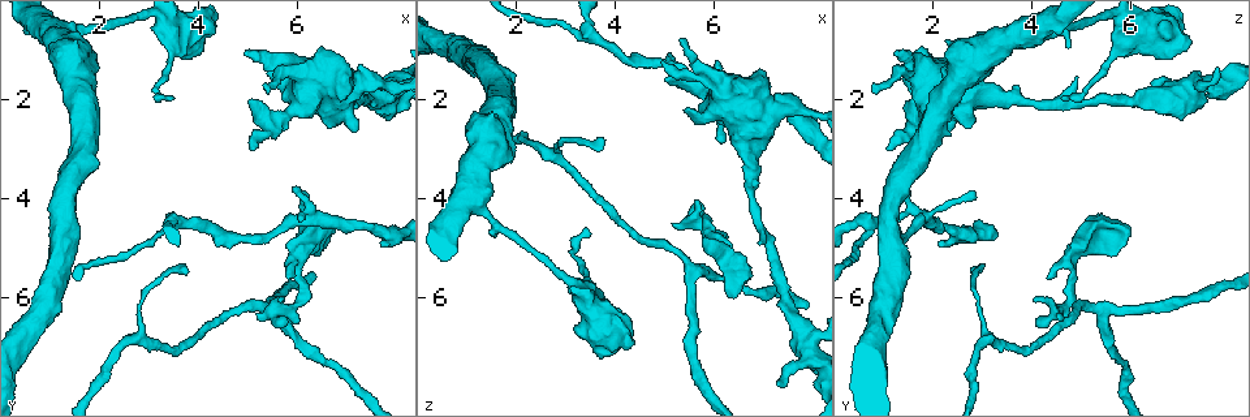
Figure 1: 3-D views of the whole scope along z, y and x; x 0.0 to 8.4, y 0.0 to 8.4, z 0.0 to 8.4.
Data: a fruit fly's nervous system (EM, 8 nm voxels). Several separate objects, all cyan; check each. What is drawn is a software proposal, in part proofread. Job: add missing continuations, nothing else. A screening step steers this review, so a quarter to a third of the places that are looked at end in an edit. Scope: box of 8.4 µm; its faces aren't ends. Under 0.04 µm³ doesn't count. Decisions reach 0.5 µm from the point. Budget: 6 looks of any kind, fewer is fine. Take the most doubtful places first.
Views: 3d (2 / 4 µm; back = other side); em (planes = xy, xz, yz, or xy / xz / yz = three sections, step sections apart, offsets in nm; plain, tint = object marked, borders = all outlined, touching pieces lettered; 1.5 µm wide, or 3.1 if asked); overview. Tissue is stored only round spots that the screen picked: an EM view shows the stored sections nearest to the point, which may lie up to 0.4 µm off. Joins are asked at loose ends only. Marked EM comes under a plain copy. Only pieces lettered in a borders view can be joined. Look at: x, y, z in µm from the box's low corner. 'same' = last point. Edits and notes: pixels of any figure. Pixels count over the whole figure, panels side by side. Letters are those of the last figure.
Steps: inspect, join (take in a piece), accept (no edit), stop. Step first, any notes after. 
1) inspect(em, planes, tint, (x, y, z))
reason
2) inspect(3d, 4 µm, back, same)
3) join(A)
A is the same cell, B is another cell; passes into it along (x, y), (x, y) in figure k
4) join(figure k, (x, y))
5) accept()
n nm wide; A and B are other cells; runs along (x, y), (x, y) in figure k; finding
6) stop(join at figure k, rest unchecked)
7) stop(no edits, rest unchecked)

inspect(3d, 4 µm, (5.40, 1.45, 2.25))
branch stops here

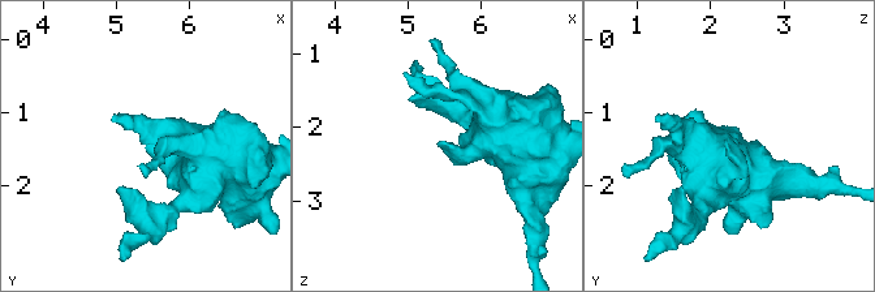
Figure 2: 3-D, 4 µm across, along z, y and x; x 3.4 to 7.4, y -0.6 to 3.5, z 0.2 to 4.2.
inspect(em, xy, step 8, borders, (5.45, 1.45, 2.20))
need the tissue

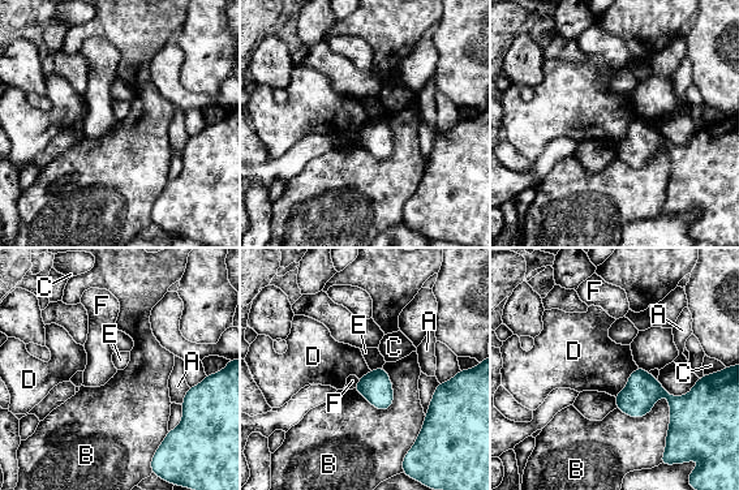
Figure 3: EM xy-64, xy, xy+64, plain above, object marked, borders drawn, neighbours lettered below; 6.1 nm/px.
inspect(em, planes, borders, same)
cut it another way

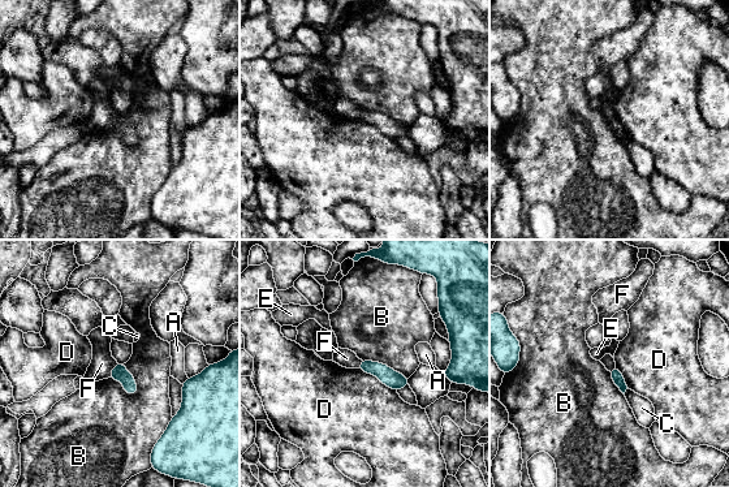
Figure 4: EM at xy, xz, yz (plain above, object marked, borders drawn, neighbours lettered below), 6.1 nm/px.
accept()
A, B, C, D, E and F are other cells; border along (123, 363), (134, 379), (134, 395) in figure 4; none of them fits

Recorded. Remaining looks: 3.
inspect(3d, 2 µm, (6.05, 4.45, 1.30))
an open end

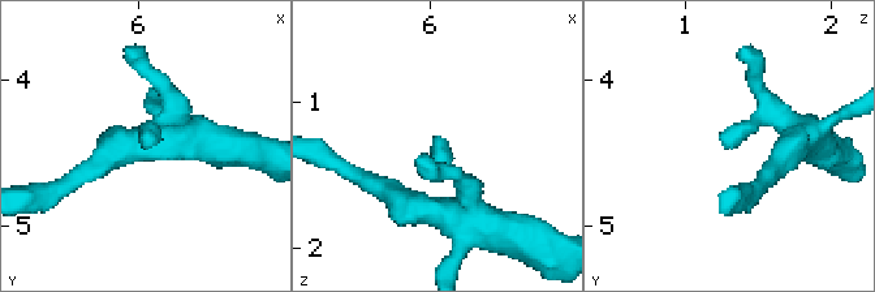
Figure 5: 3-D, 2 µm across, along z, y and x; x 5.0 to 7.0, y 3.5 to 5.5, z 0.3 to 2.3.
inspect(em, xz, step 8, borders, (6.12, 4.44, 1.28))
need the tissue

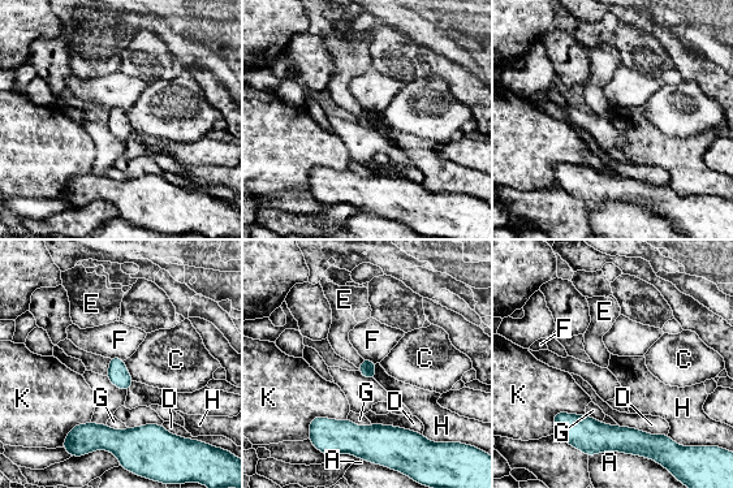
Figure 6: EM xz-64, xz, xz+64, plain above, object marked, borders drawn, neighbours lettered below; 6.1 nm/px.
accept()
A, C, D, E, F, G, H and K are other cells; border along (376, 363), (374, 379) in figure 6; none of them fits

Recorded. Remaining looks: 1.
inspect(em, planes, borders, (5.15, 3.05, 1.10))
free end

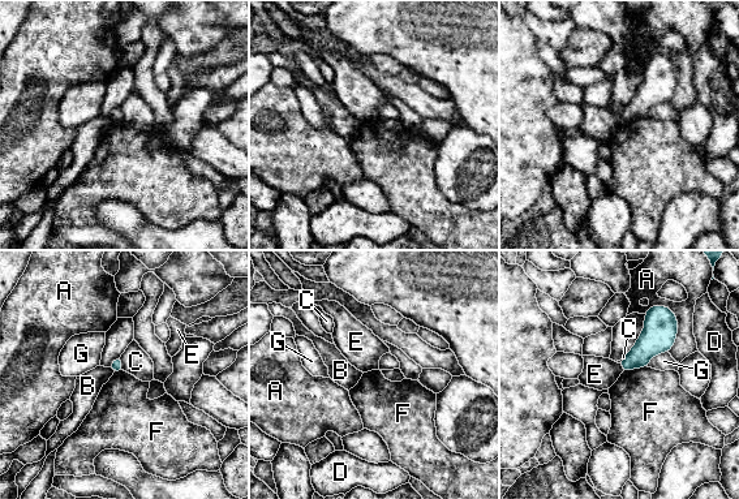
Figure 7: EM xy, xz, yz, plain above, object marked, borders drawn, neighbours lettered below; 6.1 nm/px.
accept()
A, B, C, D, E, F and G are other cells; border along (647, 365), (623, 371) in figure 7; none of them fits

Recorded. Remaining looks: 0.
stop(no edits, rest unchecked)

